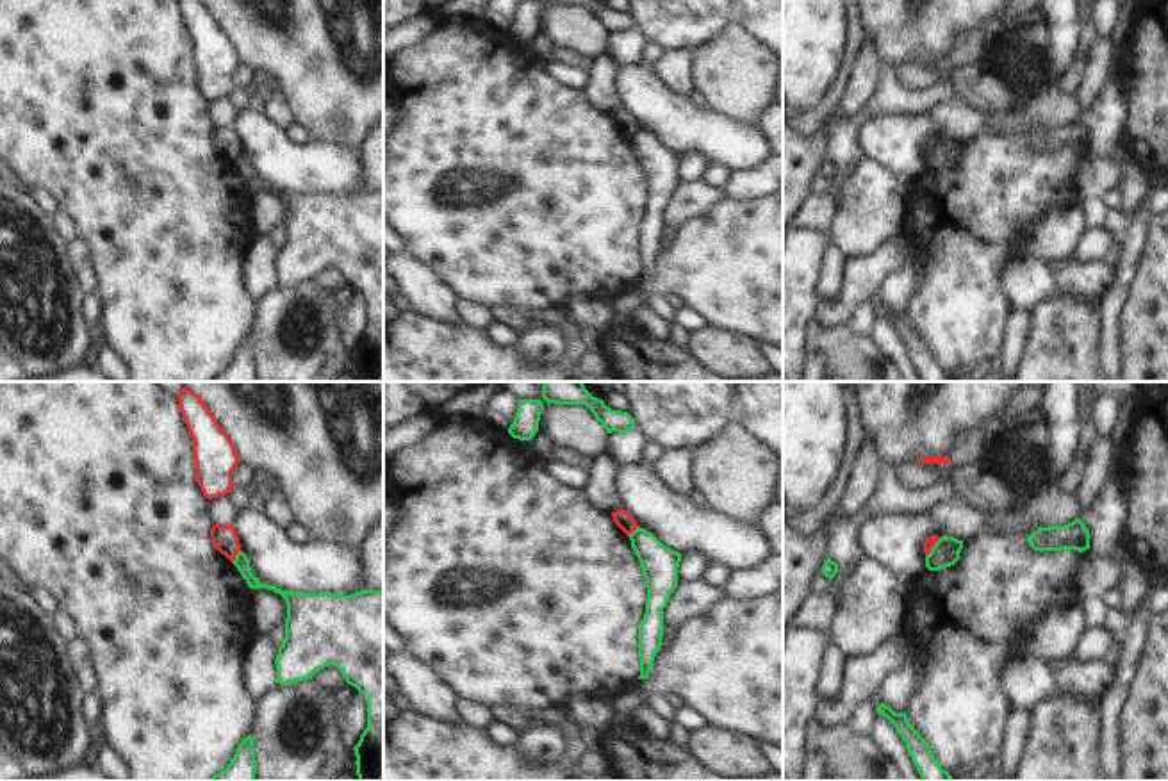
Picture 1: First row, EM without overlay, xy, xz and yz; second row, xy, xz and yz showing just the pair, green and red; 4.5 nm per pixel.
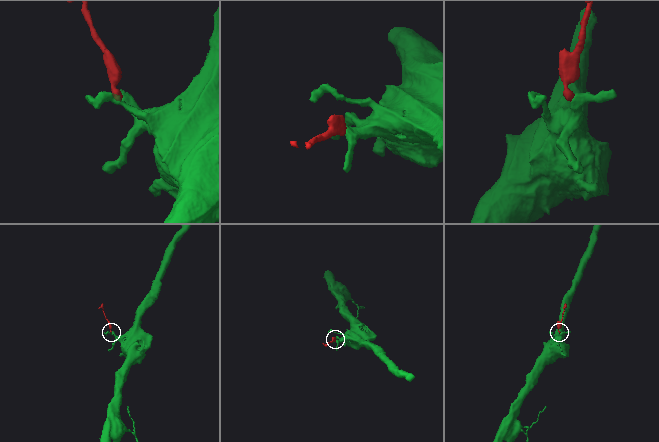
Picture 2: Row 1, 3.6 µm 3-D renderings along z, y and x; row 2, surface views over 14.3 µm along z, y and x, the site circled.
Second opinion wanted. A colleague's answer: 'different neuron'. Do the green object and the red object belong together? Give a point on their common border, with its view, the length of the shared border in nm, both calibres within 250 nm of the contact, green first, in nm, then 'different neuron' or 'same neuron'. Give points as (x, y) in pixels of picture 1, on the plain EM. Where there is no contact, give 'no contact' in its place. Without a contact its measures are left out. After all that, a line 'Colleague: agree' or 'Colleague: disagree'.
xy (236, 157) | 70 nm | 70/120 nm | different neuron
Colleague: agree

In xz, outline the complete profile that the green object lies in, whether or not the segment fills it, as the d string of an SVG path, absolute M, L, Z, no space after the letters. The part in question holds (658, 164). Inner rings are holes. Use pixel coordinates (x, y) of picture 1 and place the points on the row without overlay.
M640 127L628 137L640 162L647 187L646 214L638 225L638 280L646 280L656 253L663 246L663 209L678 187L681 153L665 148L651 132Z

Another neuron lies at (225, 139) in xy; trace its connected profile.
M214 125L210 130L210 141L212 141L214 148L221 155L225 155L230 162L234 162L235 155L241 152L239 137L232 125L228 125L228 127Z

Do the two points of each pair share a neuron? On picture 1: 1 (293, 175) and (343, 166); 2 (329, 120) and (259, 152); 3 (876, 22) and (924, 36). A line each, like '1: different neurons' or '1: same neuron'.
1: same neuron
2: different neurons
3: same neuron

